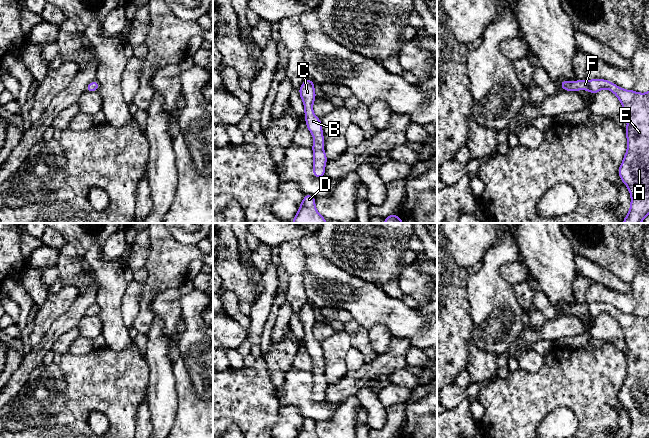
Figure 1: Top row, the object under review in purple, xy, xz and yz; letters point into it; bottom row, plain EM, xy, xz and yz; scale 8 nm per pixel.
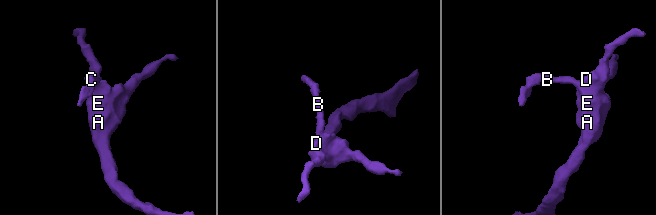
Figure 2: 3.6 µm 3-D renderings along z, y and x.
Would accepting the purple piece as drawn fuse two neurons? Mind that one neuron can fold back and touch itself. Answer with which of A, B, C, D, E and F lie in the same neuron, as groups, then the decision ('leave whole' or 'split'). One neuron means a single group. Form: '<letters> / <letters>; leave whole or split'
A B C D E F; leave whole

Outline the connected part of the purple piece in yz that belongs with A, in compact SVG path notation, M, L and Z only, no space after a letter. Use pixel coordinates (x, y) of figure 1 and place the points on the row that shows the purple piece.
M584 79L574 82L561 80L560 86L565 91L587 90L594 95L602 89L608 89L617 96L622 104L627 121L627 128L624 130L627 137L627 151L618 173L631 196L629 213L622 223L641 223L649 215L649 92L639 93L634 90L626 90L605 79Z

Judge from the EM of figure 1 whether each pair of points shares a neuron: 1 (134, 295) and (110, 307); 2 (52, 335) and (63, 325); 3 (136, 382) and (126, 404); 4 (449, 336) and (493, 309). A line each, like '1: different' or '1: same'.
1: different
2: same
3: same
4: different

